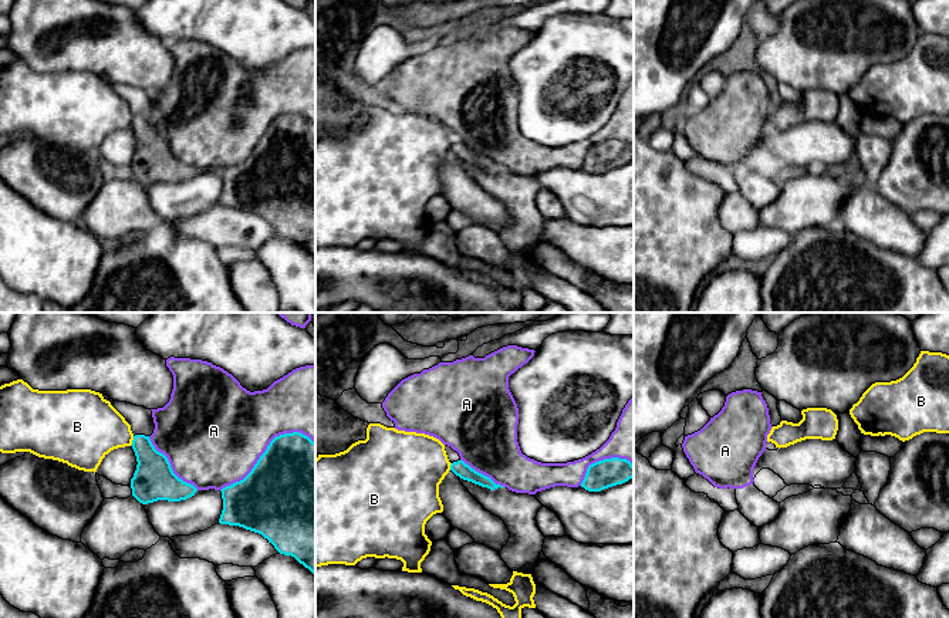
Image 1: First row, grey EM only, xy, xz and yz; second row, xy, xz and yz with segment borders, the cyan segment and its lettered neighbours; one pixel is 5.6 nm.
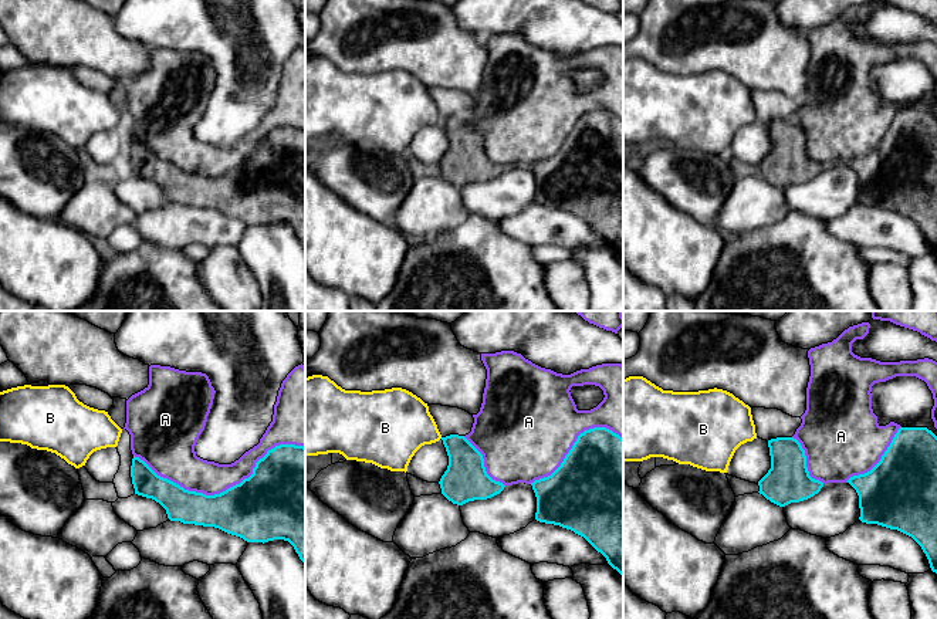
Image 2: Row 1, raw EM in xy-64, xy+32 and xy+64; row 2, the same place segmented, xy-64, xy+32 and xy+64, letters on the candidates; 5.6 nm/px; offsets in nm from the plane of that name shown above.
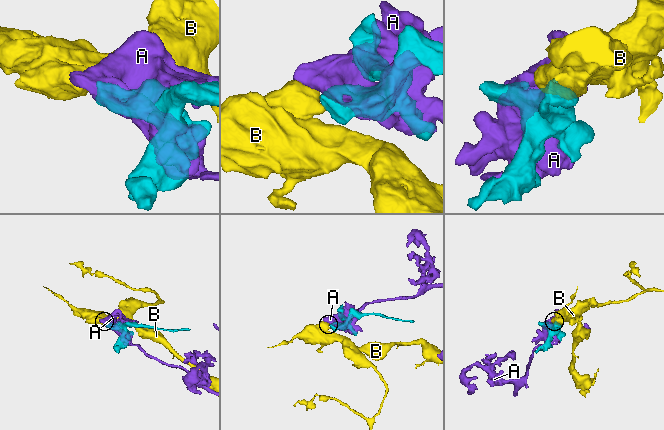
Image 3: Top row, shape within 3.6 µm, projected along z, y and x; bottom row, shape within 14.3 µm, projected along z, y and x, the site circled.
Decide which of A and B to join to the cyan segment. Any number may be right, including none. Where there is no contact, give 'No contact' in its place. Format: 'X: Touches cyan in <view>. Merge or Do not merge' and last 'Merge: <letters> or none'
A: Touches cyan in xy. Do not merge
B: Touches cyan in xy. Do not merge
Merge: none

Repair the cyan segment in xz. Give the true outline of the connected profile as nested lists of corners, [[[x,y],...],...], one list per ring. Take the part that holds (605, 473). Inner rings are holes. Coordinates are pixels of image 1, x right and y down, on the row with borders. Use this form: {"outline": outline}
{"outline": [[[611,457],[590,465],[581,487],[588,492],[601,492],[622,484],[632,477],[634,465],[629,460]]]}

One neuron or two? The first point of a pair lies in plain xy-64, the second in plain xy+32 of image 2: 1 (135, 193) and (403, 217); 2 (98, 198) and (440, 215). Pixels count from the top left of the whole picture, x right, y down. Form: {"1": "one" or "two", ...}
{"1": "two", "2": "one"}

